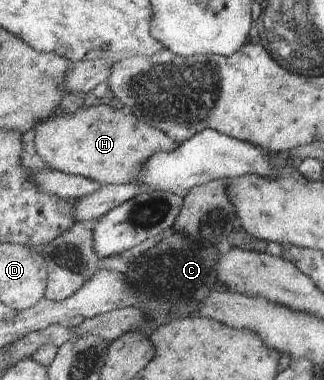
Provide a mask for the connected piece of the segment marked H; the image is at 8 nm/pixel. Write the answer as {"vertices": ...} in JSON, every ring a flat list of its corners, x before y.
{"vertices":[[107,104,80,108,74,114,54,114,38,121,33,131,36,152,50,169,100,184,135,184,138,172,142,172,150,156,178,148,164,132,144,124,136,114,122,113,116,106]]}

